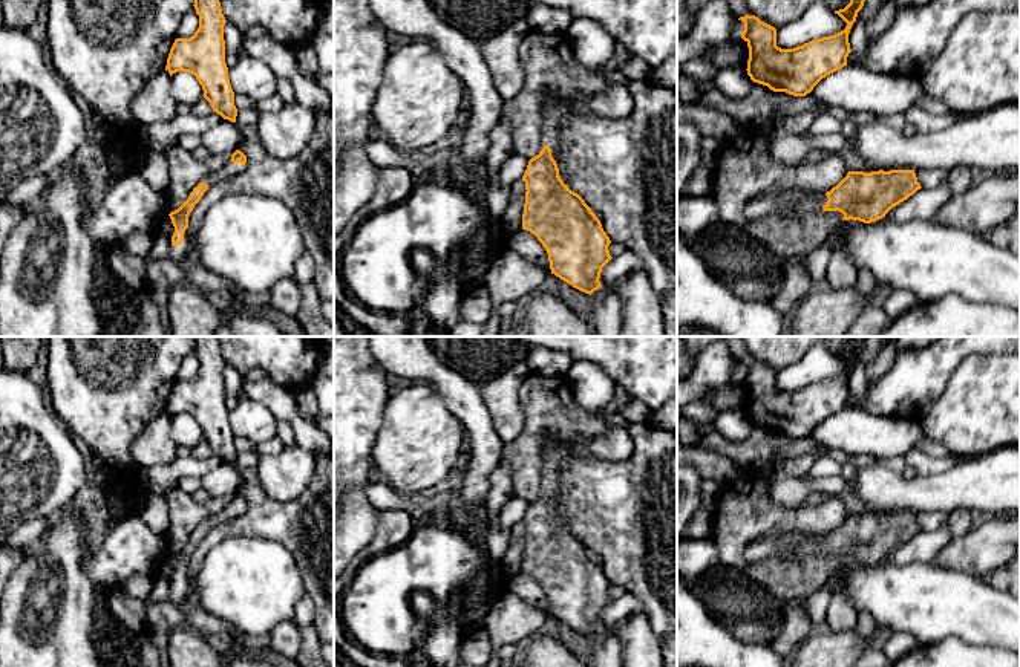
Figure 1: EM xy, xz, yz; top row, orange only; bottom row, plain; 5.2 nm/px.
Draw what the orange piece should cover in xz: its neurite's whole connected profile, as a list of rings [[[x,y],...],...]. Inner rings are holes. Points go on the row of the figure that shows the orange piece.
[[[544,90],[542,112],[539,115],[542,121],[541,153],[528,161],[522,176],[527,190],[522,229],[535,234],[545,248],[551,274],[591,295],[602,286],[599,281],[602,268],[613,259],[608,251],[611,240],[585,200],[571,191],[559,176],[557,151],[561,148],[559,130],[562,127],[559,101],[559,92]]]

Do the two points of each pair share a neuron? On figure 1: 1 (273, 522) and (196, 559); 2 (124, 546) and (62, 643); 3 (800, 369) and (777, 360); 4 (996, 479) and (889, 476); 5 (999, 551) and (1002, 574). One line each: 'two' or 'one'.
1: one
2: two
3: two
4: one
5: two

